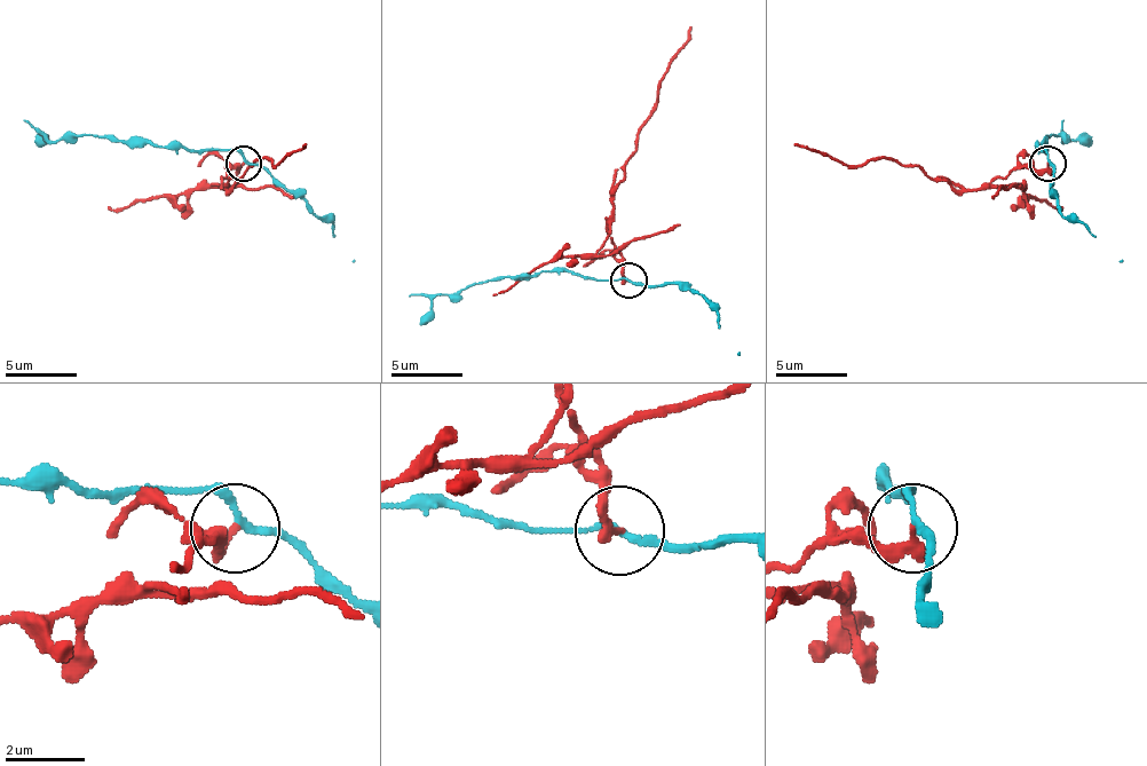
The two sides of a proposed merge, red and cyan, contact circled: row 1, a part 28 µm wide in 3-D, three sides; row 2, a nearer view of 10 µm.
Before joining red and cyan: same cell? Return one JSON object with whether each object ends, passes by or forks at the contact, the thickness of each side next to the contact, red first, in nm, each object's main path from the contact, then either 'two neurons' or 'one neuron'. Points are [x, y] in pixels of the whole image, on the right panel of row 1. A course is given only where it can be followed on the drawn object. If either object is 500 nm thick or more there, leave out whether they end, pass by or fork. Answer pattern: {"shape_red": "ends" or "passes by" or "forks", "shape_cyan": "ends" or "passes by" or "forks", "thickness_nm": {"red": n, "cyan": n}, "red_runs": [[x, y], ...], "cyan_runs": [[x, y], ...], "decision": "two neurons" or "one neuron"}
{"shape_red": "ends", "shape_cyan": "passes by", "thickness_nm": {"red": 280, "cyan": 170}, "red_runs": [[1049, 163], [956, 191], [916, 166], [892, 158], [848, 166], [795, 144]], "cyan_runs": [[1049, 163], [1049, 148], [1037, 148], [1052, 134], [1062, 141], [1062, 119]], "decision": "two neurons"}

